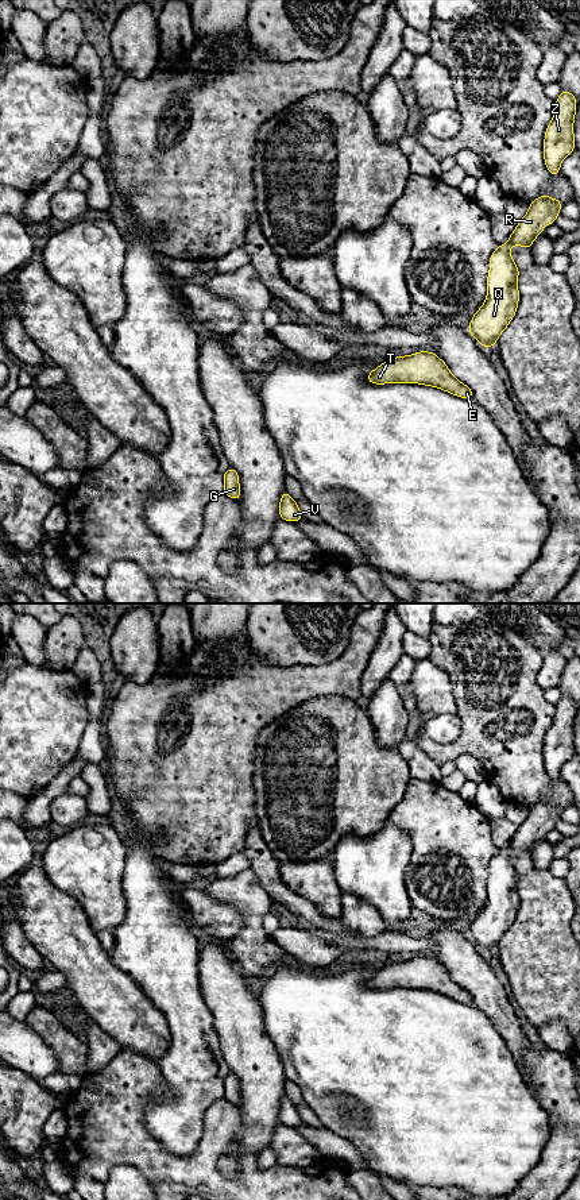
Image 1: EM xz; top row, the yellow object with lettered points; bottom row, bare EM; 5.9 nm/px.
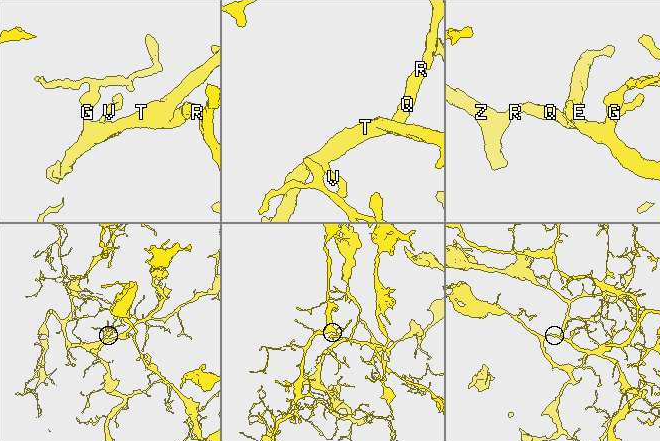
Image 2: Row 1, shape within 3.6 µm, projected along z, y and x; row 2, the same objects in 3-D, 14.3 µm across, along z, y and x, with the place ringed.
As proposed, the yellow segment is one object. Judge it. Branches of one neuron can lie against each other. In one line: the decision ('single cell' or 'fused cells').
single cell

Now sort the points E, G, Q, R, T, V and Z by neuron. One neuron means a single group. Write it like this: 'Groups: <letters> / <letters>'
Groups: E G Q R T V Z

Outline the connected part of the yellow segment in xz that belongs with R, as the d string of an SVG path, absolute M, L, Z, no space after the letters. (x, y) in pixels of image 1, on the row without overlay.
M546 798L533 804L526 821L519 825L510 840L507 849L499 849L491 858L487 903L468 930L469 938L483 952L494 952L499 939L517 918L519 873L510 860L510 852L525 850L530 854L534 844L544 837L544 831L556 826L561 809L562 804L553 804Z

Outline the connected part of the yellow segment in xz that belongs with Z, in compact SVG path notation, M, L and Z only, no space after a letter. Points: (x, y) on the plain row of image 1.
M562 695L556 705L552 726L545 736L544 764L552 780L560 779L560 769L565 761L575 756L573 725L576 719L576 702Z

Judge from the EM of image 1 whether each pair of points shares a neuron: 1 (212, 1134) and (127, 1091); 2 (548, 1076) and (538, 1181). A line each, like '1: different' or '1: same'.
1: same
2: same

